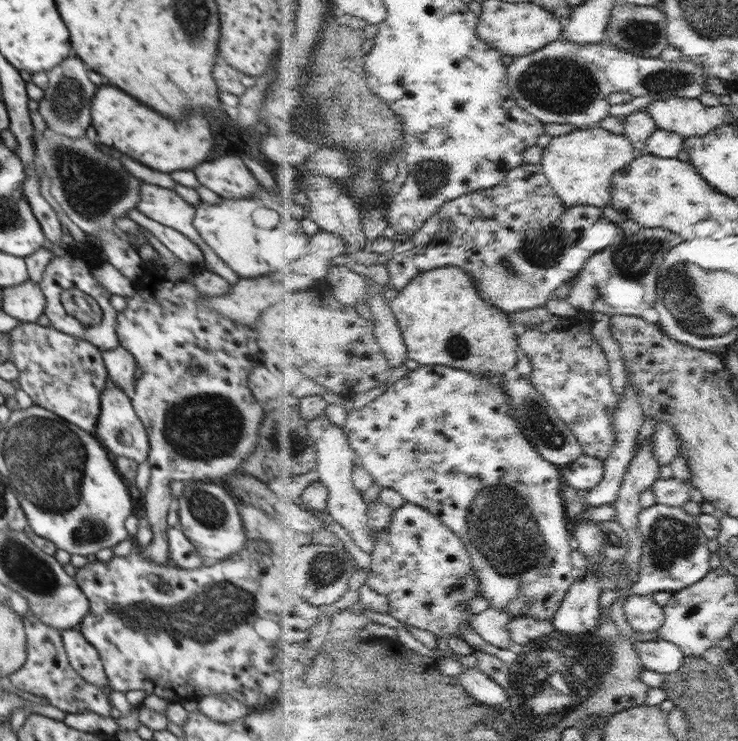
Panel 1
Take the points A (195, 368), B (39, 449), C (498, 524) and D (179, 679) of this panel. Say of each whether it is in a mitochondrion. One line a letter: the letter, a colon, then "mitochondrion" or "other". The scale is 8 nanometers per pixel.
A: mitochondrion
B: mitochondrion
C: mitochondrion
D: other

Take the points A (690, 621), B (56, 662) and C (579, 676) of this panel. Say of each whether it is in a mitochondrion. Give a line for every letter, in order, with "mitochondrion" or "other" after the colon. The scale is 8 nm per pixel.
A: other
B: other
C: mitochondrion

